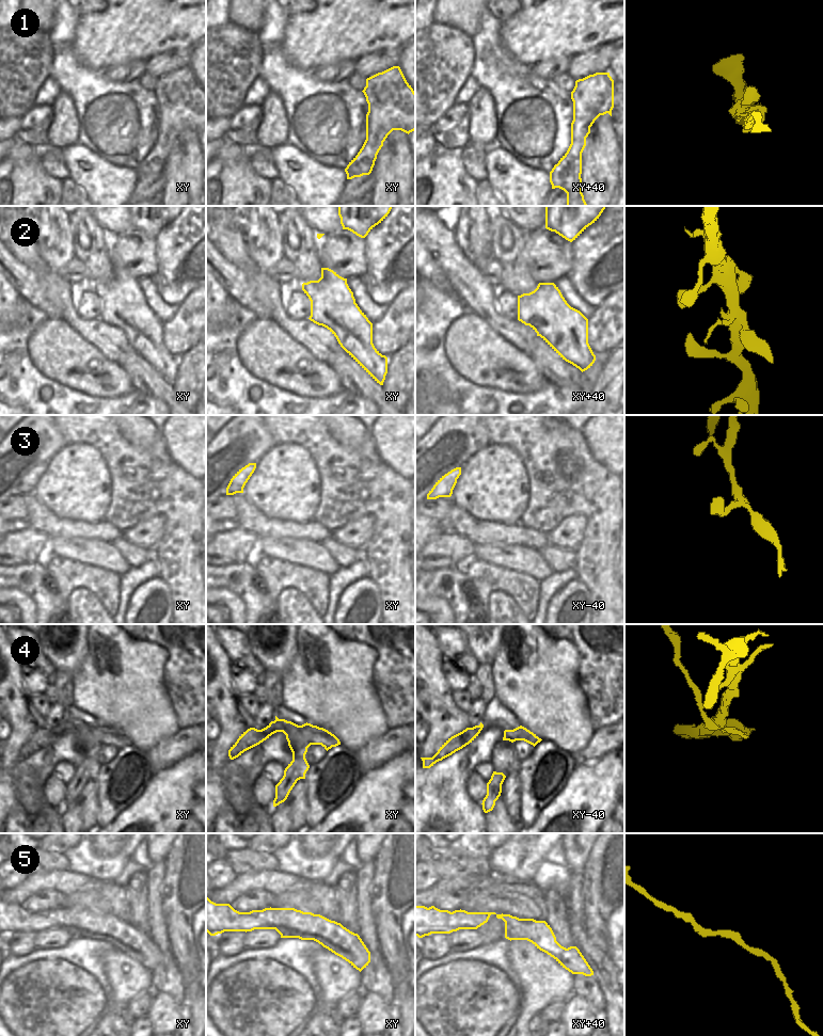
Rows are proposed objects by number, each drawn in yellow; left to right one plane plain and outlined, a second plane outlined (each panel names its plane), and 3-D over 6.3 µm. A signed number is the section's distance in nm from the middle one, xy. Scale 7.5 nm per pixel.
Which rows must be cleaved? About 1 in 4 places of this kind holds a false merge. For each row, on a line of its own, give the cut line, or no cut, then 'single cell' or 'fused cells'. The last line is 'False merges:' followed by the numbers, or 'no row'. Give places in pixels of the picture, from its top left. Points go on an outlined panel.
1: no cut | single cell
2: no cut | single cell
3: no cut | single cell
4: xy (282, 778), (289, 776), (301, 778) | fused cells
5: no cut | single cell
False merges: 4

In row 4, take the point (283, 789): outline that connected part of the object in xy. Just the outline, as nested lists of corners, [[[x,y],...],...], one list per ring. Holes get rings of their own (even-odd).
[[[289,776],[287,779],[282,778],[280,780],[280,782],[275,785],[275,798],[273,800],[273,807],[279,806],[287,799],[290,791],[300,779],[300,777]]]

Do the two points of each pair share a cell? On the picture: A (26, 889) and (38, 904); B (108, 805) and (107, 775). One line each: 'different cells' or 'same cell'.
A: different cells
B: same cell

